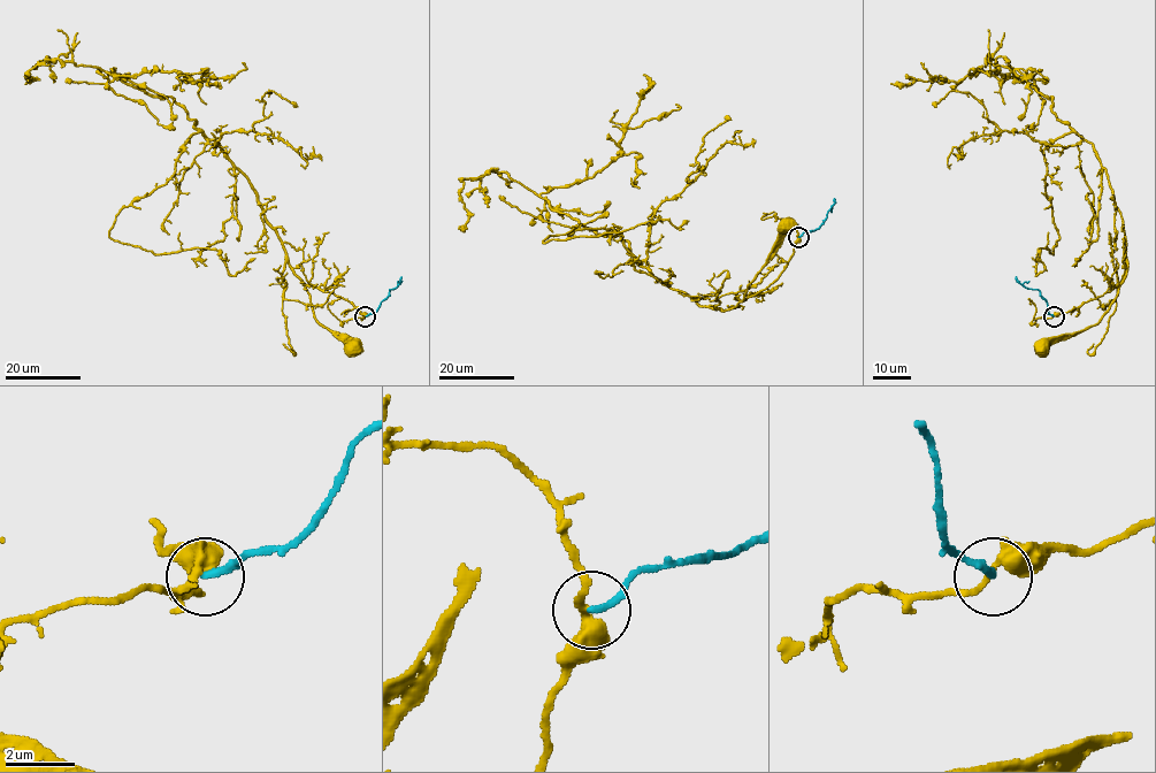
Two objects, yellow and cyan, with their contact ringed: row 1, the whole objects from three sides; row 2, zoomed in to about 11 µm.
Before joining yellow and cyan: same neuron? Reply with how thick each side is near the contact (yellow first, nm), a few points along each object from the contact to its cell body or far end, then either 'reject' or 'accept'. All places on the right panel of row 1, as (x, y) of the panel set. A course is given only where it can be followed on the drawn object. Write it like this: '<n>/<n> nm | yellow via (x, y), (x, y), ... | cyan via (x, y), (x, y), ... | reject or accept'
320/200 nm | yellow via (1053, 316), (1118, 288), (1110, 310), (1096, 323), (1077, 333), (1051, 337), (1042, 347) | cyan via (1053, 316), (1040, 291), (1026, 289), (1016, 276) | reject

